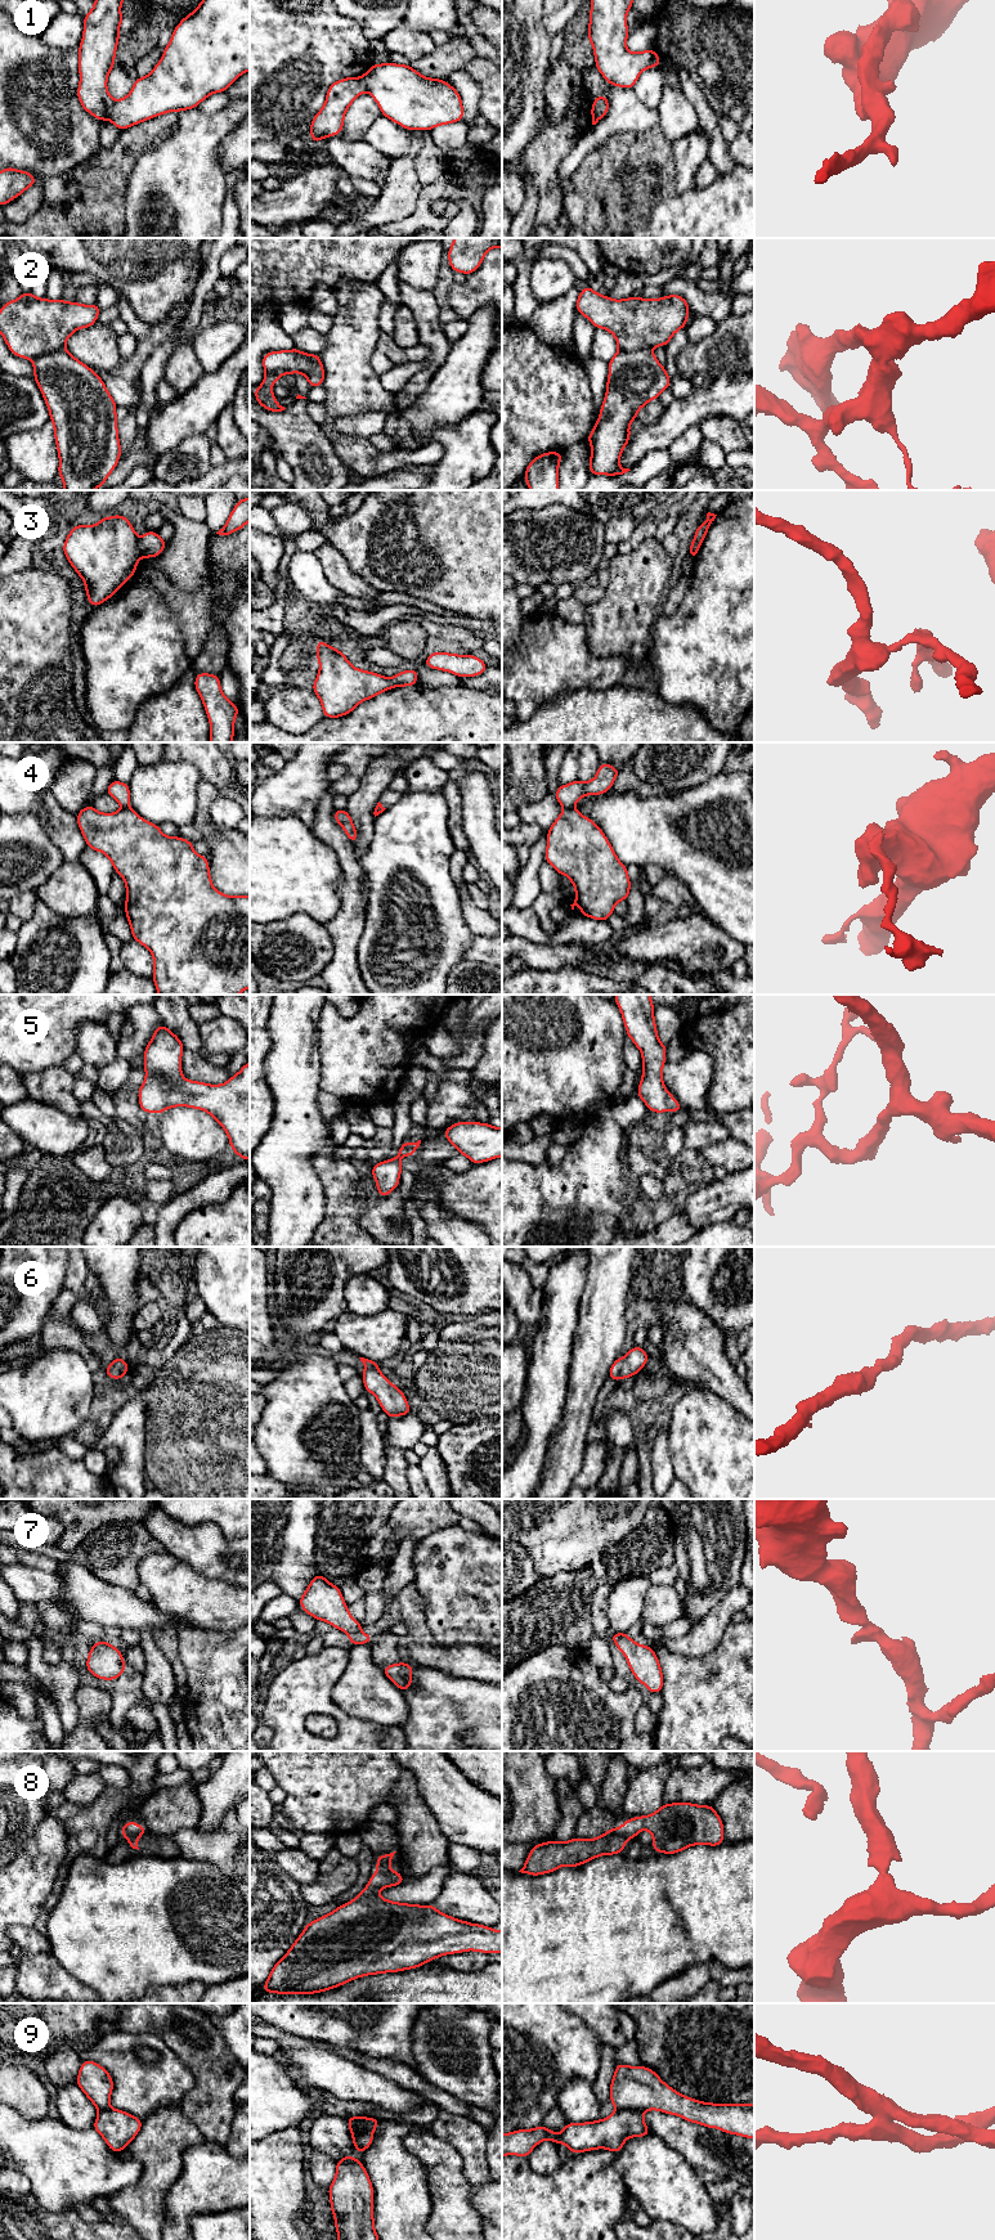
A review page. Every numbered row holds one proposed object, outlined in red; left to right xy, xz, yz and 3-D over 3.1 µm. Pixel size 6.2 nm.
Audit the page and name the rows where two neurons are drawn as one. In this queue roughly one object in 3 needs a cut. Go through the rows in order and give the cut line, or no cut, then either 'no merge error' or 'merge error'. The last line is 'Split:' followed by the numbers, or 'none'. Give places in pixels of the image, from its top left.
1: xy (115, 100), (107, 117) | merge error
2: xy (63, 348), (32, 359) | merge error
3: xy (138, 539), (138, 547), (143, 555) | merge error
4: yz (573, 806), (565, 809) | merge error
5: no cut | no merge error
6: no cut | no merge error
7: no cut | no merge error
8: xy (138, 1835), (126, 1837) | merge error
9: yz (617, 2109), (640, 2109), (642, 2111) | merge error
Split: 1, 2, 3, 4, 8, 9

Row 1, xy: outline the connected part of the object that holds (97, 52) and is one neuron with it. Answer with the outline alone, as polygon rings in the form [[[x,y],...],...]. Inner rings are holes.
[[[94,0],[93,9],[84,17],[82,40],[79,48],[80,84],[77,98],[81,107],[97,120],[106,121],[115,103],[108,94],[107,80],[115,66],[117,44],[120,41],[118,27],[124,23],[121,5],[124,0]]]

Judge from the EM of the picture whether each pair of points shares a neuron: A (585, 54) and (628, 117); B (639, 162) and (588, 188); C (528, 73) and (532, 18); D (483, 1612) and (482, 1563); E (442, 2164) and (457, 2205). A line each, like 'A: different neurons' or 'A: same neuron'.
A: different neurons
B: same neuron
C: same neuron
D: same neuron
E: same neuron

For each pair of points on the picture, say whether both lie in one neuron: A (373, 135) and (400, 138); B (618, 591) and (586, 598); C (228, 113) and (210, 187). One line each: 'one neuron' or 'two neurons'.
A: one neuron
B: two neurons
C: one neuron

